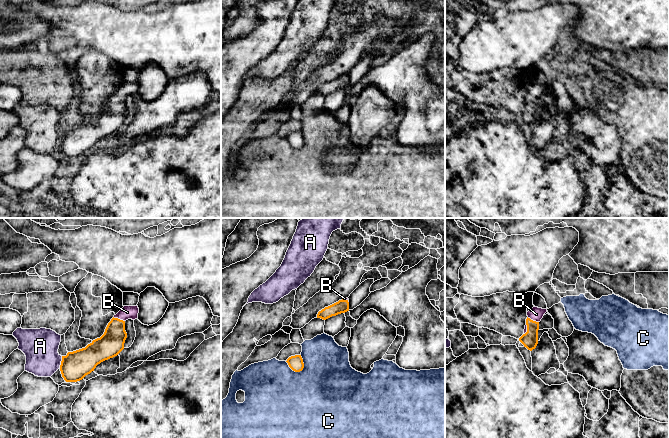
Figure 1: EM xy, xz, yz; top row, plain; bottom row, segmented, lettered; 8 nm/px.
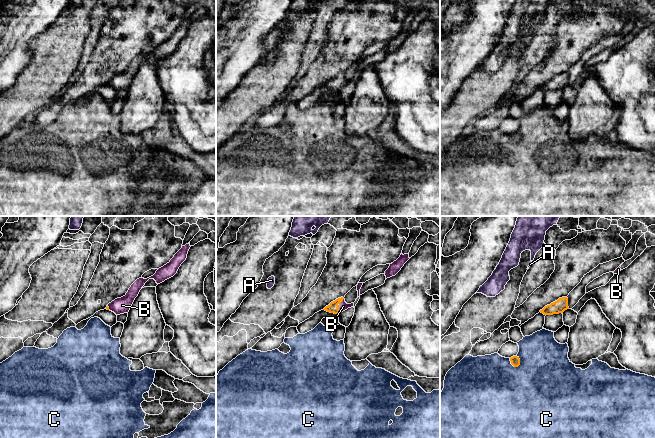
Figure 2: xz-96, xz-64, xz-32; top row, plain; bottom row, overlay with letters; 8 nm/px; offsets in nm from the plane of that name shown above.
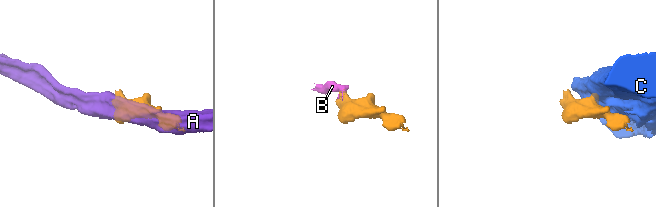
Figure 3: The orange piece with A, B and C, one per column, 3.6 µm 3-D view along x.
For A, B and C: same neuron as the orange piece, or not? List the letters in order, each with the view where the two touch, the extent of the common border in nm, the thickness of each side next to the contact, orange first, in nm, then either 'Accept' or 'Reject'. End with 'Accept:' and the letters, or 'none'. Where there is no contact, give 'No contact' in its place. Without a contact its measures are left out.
A: Touches orange in xy. Shared border 100 nm. Thickness 220 nm (orange) against 280 nm. Reject
B: Touches orange in xy. Shared border 100 nm. Thickness 200 nm (orange) against 110 nm. Accept
C: Touches orange in xz. Shared border 170 nm. Thickness 110 nm (orange) against 480 nm. Reject
Accept: B

